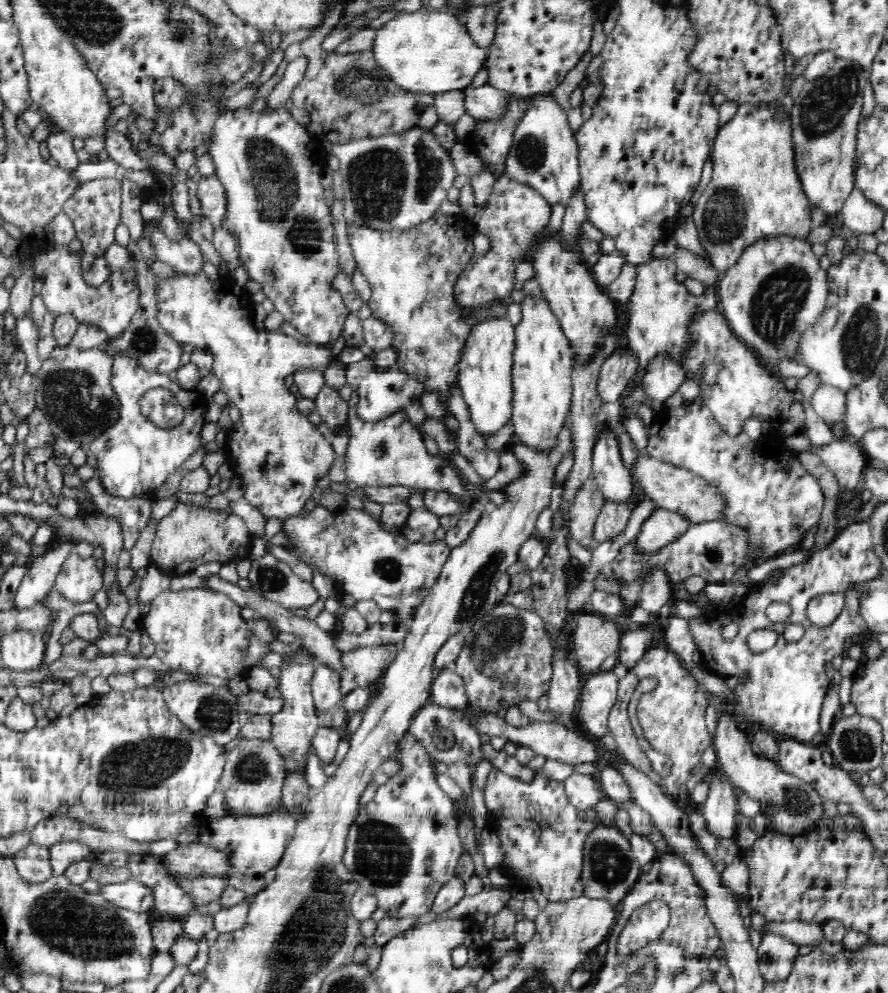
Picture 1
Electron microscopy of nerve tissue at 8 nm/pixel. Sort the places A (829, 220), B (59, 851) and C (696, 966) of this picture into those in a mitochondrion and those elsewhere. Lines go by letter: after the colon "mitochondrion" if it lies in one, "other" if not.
A: other
B: other
C: other

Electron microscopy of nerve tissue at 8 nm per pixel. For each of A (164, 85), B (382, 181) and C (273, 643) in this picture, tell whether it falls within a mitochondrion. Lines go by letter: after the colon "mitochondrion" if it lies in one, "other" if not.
A: other
B: mitochondrion
C: other

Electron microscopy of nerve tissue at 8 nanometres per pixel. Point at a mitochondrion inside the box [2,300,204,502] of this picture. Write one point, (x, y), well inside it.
(72, 397)

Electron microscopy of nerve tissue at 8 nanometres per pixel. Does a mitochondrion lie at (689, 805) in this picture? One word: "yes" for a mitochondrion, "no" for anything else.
no

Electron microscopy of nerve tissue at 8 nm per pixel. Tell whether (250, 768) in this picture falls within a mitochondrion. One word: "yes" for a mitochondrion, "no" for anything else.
yes

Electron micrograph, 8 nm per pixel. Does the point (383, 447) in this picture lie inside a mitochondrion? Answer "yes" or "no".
yes

